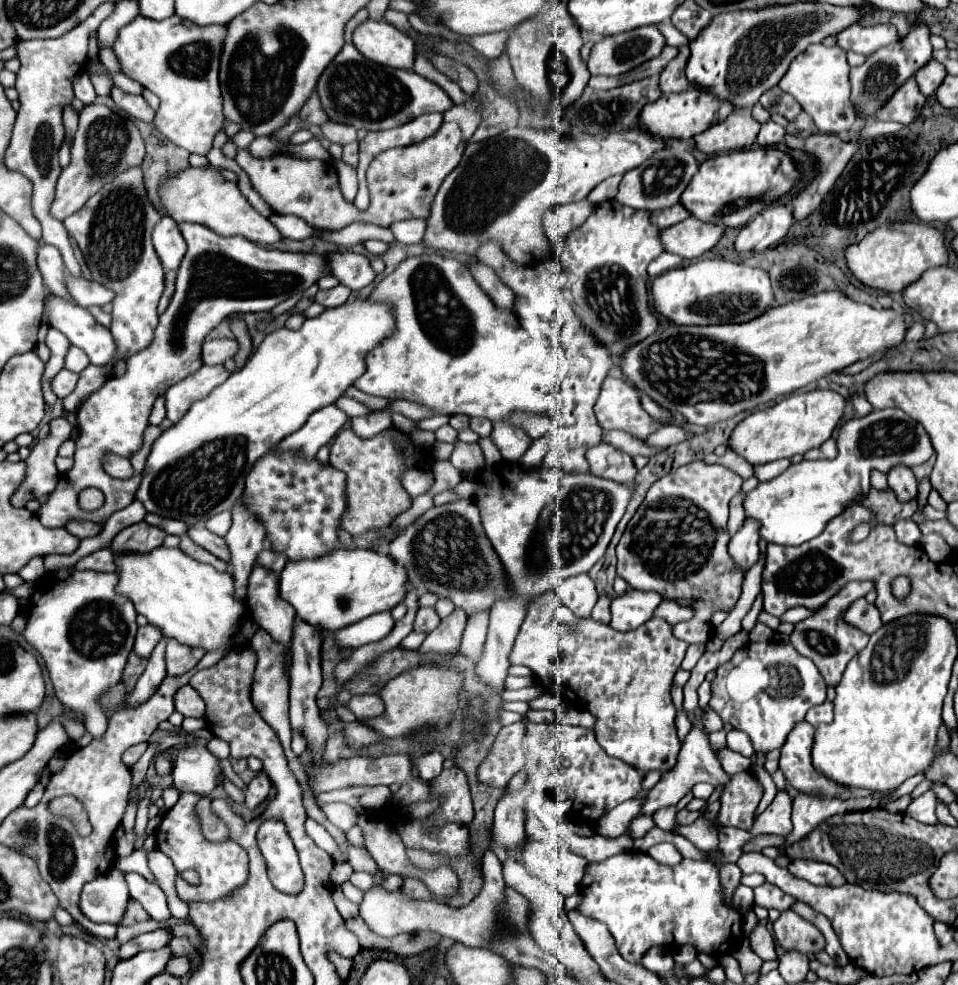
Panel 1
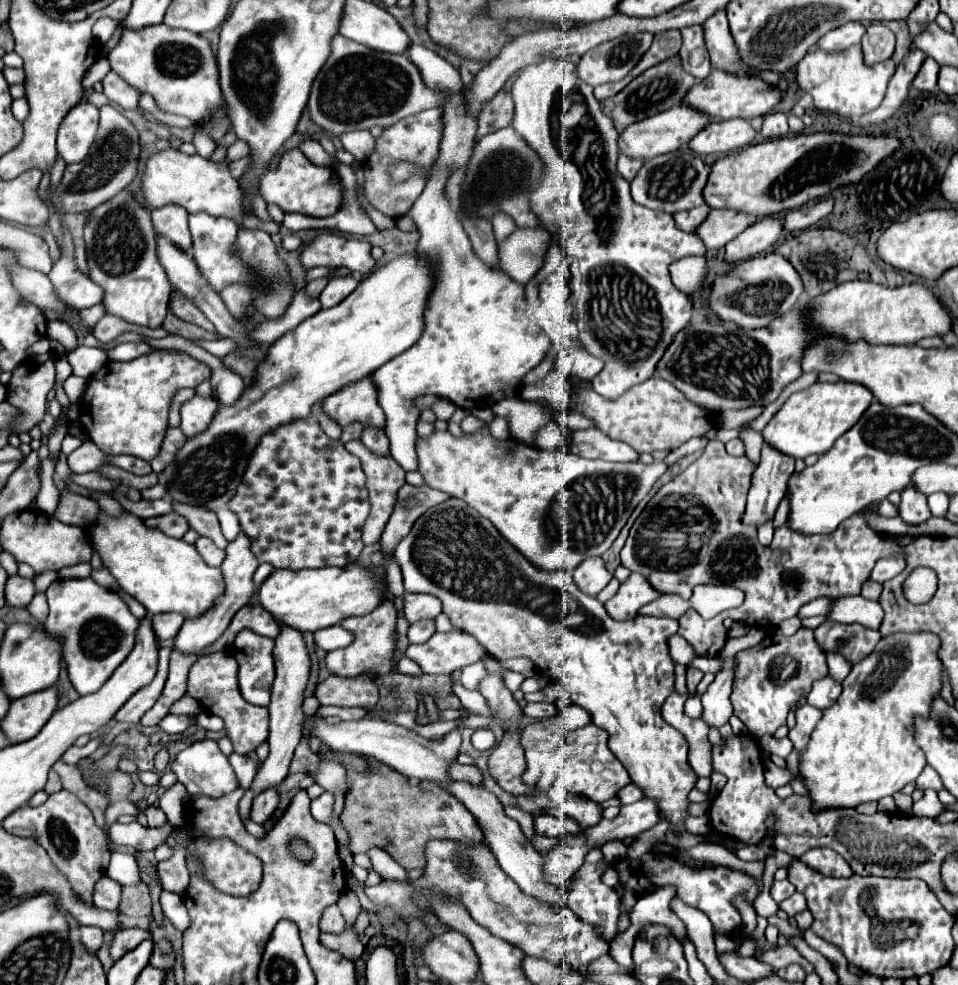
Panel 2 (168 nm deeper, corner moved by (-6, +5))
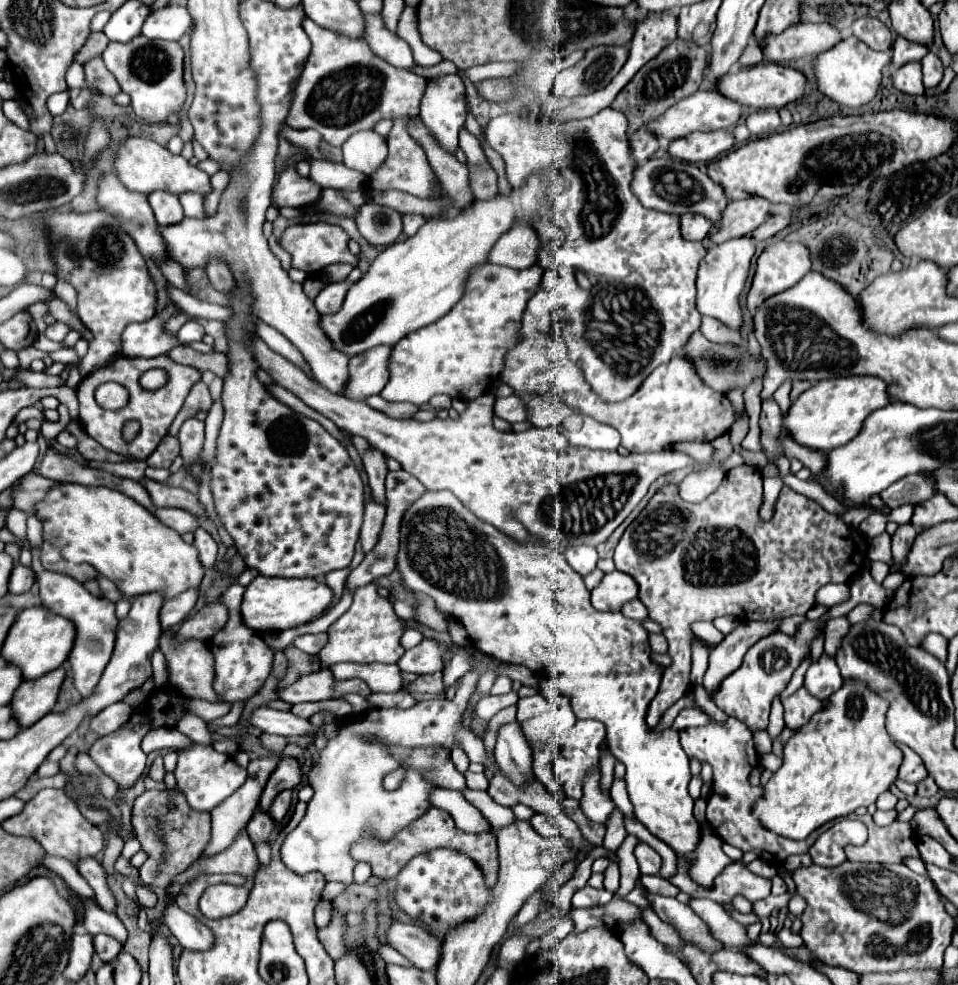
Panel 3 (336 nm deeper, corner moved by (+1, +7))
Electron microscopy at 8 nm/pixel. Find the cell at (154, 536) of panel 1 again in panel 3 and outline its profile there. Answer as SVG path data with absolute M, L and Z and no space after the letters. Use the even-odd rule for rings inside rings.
M164 507L164 509L156 509L154 515L156 515L166 527L178 531L180 535L182 535L182 533L188 533L188 531L196 531L196 527L198 527L198 519L196 519L190 511L184 511L184 509Z

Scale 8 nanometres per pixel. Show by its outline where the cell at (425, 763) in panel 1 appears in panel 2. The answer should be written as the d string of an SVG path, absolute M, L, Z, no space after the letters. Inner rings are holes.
M453 761L449 765L449 777L457 779L457 781L469 781L473 785L481 785L483 783L483 777L479 773L477 767L471 767L471 765L461 765L457 761Z

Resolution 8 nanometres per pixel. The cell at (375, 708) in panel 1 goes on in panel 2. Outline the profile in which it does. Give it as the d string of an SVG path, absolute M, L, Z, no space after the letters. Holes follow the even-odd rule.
M331 675L323 683L317 685L315 697L321 705L337 705L337 707L363 707L373 709L379 701L377 687L371 679L359 677L339 677Z

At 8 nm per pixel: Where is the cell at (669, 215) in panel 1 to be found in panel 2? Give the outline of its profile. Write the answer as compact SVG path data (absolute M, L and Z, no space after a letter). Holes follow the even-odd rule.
M701 205L701 207L693 207L689 211L677 211L677 215L673 215L673 219L681 231L695 231L703 223L707 213L709 213L709 207Z

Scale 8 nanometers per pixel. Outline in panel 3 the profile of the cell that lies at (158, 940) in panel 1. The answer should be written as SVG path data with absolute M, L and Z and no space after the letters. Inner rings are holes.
M94 935L94 951L98 953L98 957L104 961L104 963L110 963L116 959L118 951L122 951L122 945L112 939L112 937L106 937L106 935Z

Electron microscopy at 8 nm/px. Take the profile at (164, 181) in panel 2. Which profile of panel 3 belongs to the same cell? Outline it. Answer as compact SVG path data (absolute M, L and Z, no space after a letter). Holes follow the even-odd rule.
M144 137L124 139L114 153L114 167L116 167L118 179L128 189L138 191L138 193L148 195L156 189L162 189L174 195L180 195L184 191L198 191L204 195L210 191L210 177L206 173L202 173L198 167L192 167L181 155L172 155L166 147Z

